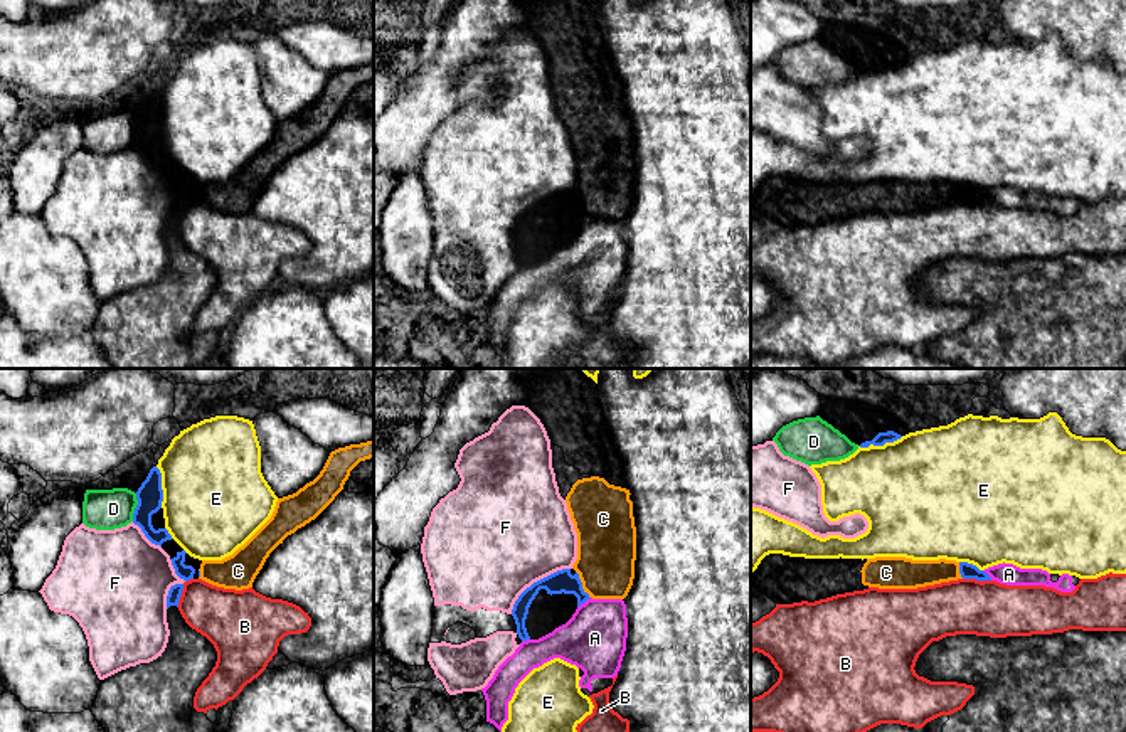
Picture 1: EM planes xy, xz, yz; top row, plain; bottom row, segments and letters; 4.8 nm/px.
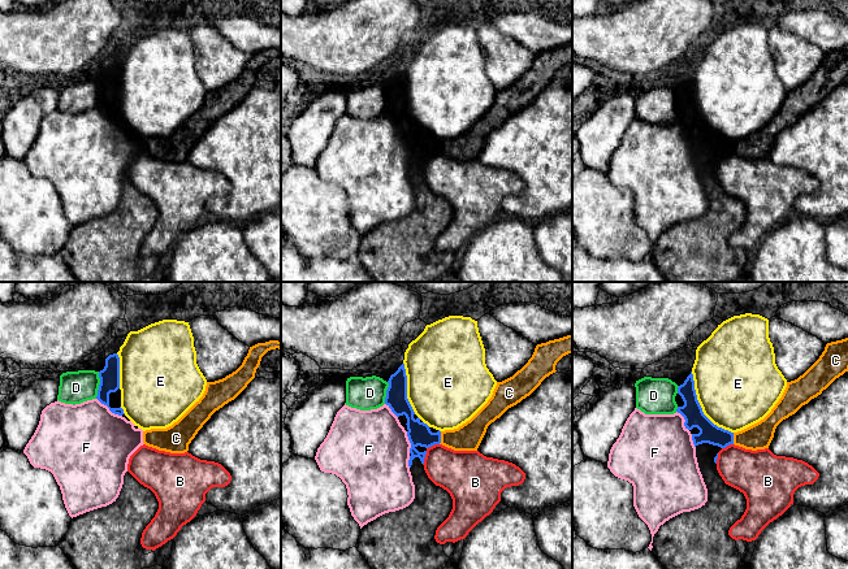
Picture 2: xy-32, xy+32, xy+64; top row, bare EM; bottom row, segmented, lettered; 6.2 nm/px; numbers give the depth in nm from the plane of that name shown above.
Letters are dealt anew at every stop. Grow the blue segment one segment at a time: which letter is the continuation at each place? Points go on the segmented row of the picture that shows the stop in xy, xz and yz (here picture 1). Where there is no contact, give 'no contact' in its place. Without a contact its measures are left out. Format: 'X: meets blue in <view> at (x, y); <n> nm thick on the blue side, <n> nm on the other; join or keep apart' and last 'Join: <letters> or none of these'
A: meets blue in xz at (584, 601); 110 nm thick on the blue side, 300 nm on the other; keep apart
B: meets blue in xy at (182, 589); 60 nm thick on the blue side, 280 nm on the other; keep apart
C: meets blue in xz at (581, 584); 110 nm thick on the blue side, 280 nm on the other; keep apart
D: meets blue in xy at (137, 507); 130 nm thick on the blue side, 190 nm on the other; keep apart
E: meets blue in yz at (881, 445); 60 nm thick on the blue side, 480 nm on the other; keep apart
F: meets blue in xz at (537, 581); 110 nm thick on the blue side, 500 nm on the other; keep apart
Join: none of these

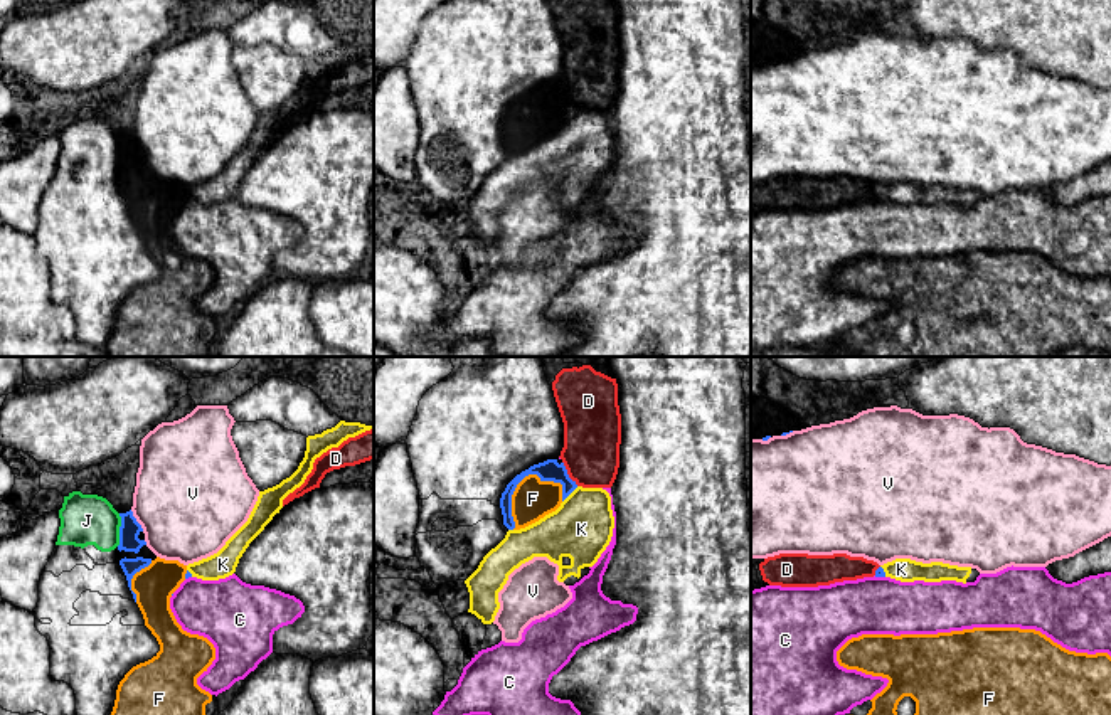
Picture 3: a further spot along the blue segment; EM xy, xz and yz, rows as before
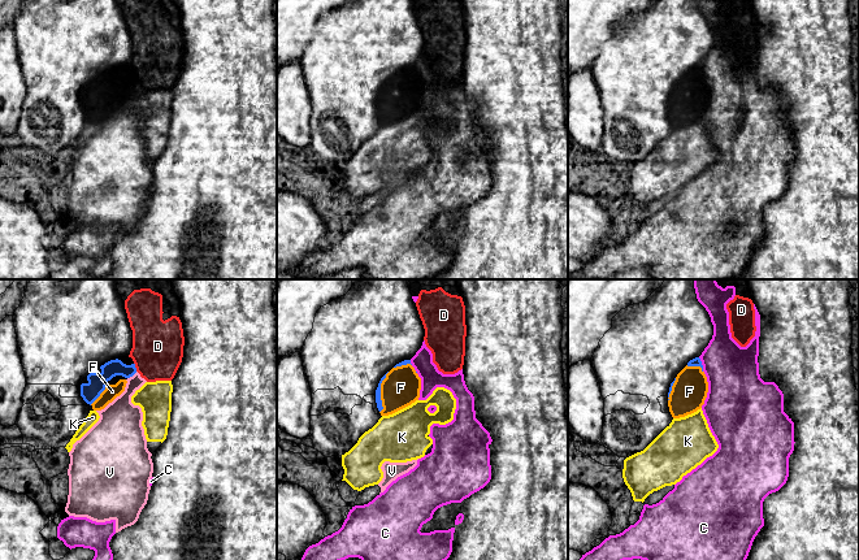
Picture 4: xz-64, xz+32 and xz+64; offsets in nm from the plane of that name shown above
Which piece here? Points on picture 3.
C: meets blue in yz at (879, 576); 50 nm thick on the blue side, 280 nm on the other; keep apart
D: meets blue in xz at (566, 473); 100 nm thick on the blue side, 280 nm on the other; keep apart
F: meets blue in xz at (517, 483); 100 nm thick on the blue side, 190 nm on the other; join
J: meets blue in xy at (120, 530); 100 nm thick on the blue side, 240 nm on the other; keep apart
K: meets blue in xz at (569, 493); 100 nm thick on the blue side, 300 nm on the other; keep apart
V: meets blue in xy at (135, 520); 100 nm thick on the blue side, 480 nm on the other; keep apart
Join: F

